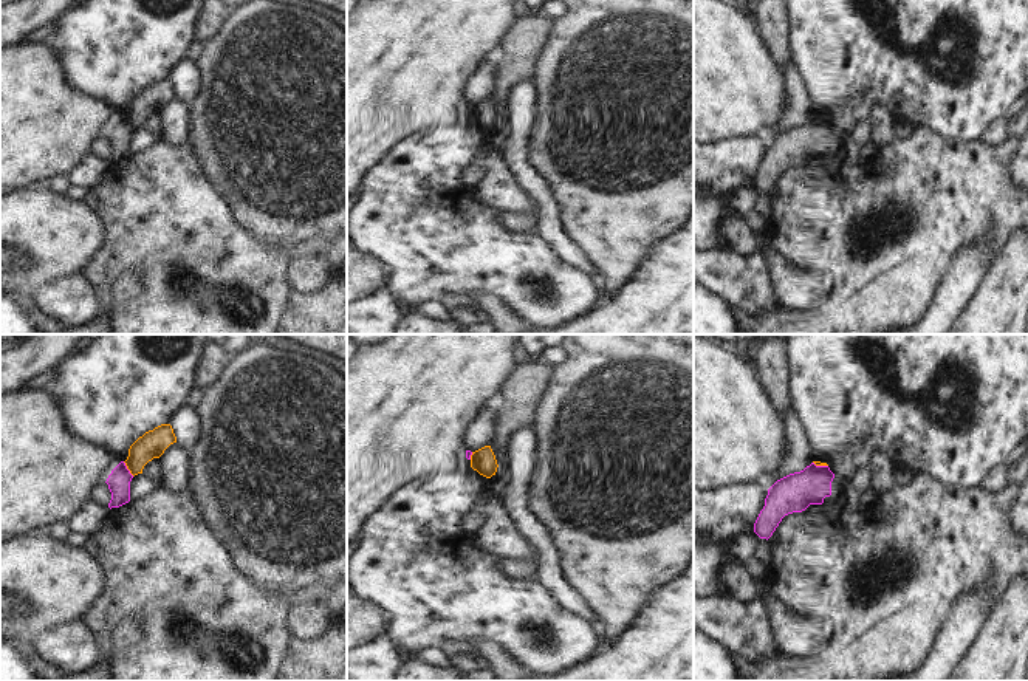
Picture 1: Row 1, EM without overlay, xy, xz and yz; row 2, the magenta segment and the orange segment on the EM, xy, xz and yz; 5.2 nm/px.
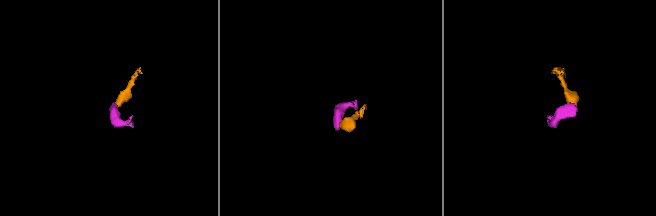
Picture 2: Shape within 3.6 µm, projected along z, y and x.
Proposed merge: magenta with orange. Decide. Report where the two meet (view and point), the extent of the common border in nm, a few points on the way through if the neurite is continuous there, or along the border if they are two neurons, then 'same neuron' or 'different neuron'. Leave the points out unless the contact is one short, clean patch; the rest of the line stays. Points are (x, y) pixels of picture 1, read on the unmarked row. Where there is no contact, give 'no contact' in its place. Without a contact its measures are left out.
xy (127, 123) | 100 nm | along xy (123, 115), (133, 129) | different neuron

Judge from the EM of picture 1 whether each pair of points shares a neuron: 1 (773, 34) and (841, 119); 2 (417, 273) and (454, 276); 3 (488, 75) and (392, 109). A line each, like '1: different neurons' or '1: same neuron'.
1: different neurons
2: same neuron
3: different neurons

